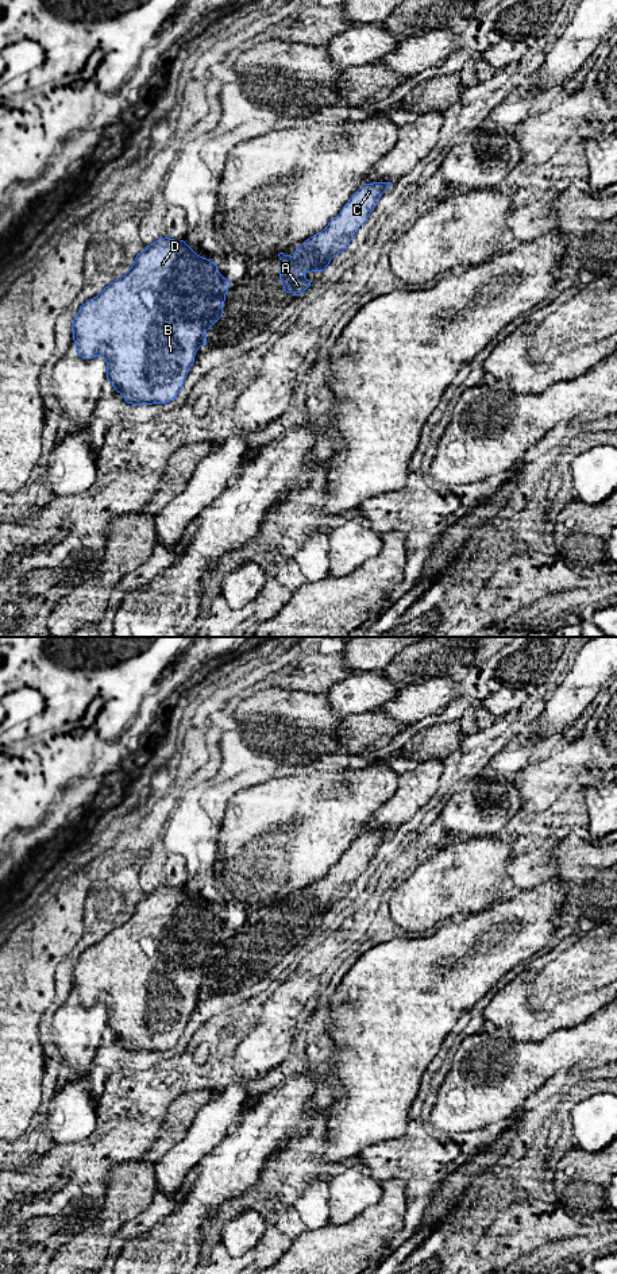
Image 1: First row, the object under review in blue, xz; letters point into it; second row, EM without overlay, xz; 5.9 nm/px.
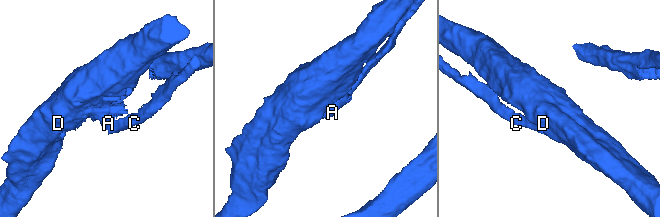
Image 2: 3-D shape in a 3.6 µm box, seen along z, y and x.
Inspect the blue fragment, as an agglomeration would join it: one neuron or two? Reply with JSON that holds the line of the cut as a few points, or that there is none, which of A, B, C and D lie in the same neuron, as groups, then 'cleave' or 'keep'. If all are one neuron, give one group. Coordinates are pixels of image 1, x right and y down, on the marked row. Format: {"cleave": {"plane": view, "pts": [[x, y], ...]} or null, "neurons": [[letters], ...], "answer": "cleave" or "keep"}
{"cleave": {"plane": "xz", "pts": [[293, 255], [305, 271]]}, "neurons": [["A", "B", "D"], ["C"]], "answer": "cleave"}

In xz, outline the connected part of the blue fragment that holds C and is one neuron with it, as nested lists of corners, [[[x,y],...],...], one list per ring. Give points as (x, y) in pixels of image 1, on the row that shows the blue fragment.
[[[392,182],[365,184],[321,232],[297,247],[293,256],[302,266],[302,271],[324,271],[331,259],[347,248],[355,232],[392,185]]]

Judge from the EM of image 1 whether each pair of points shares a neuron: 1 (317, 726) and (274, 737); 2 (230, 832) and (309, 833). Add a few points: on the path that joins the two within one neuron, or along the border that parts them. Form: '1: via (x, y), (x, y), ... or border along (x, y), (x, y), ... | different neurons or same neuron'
1: via (307, 726), (285, 726) | same neuron
2: via (250, 842), (262, 844), (289, 834) | same neuron

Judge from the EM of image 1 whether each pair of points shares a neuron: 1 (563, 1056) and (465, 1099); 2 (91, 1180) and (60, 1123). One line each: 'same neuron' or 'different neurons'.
1: same neuron
2: different neurons

